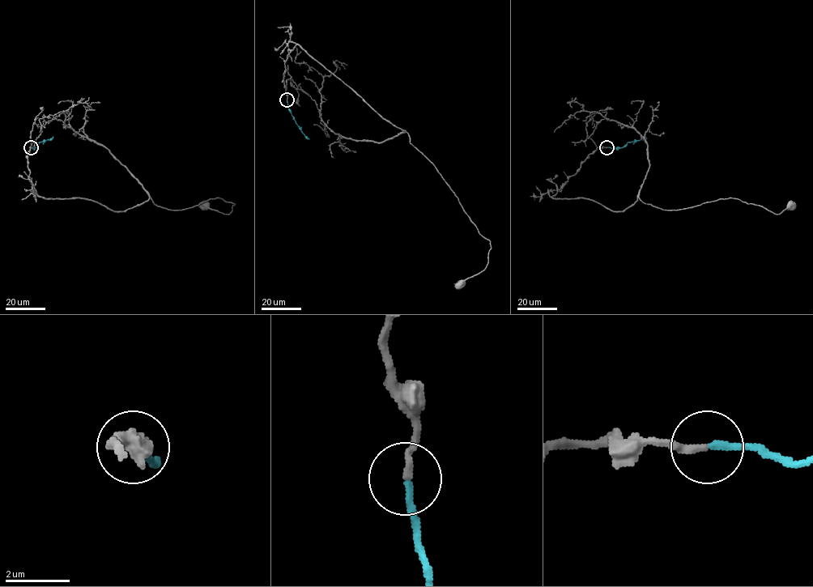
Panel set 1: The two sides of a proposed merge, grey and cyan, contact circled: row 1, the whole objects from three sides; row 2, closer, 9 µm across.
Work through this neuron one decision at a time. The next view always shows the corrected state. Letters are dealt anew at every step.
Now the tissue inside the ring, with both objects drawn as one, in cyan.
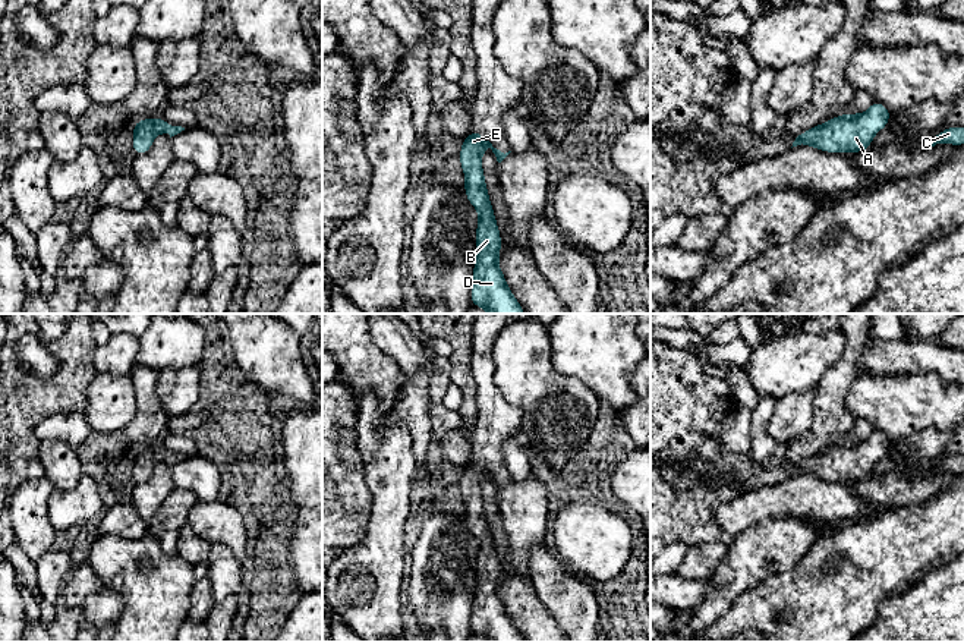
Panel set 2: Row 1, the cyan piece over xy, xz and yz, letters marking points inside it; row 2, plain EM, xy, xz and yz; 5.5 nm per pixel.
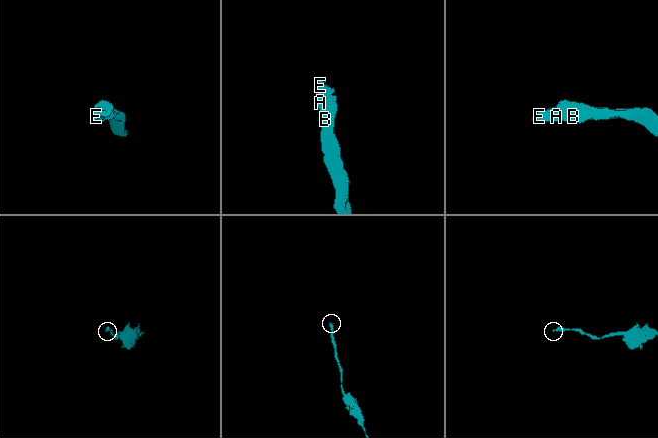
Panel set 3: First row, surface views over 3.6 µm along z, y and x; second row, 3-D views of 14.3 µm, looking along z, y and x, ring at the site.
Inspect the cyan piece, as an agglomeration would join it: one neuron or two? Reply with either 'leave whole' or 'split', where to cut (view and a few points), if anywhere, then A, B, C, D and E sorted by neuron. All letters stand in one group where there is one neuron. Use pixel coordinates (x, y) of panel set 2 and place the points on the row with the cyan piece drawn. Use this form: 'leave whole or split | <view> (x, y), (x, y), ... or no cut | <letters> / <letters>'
leave whole | no cut | A B C D E

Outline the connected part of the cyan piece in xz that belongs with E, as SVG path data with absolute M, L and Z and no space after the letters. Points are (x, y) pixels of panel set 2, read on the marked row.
M473 129L470 135L461 141L460 166L464 170L464 192L470 205L479 213L470 299L473 306L481 306L488 314L524 314L498 265L501 236L485 186L485 174L481 167L482 151L485 148L492 150L498 163L511 152L504 154L494 148L489 141L485 141L482 135Z

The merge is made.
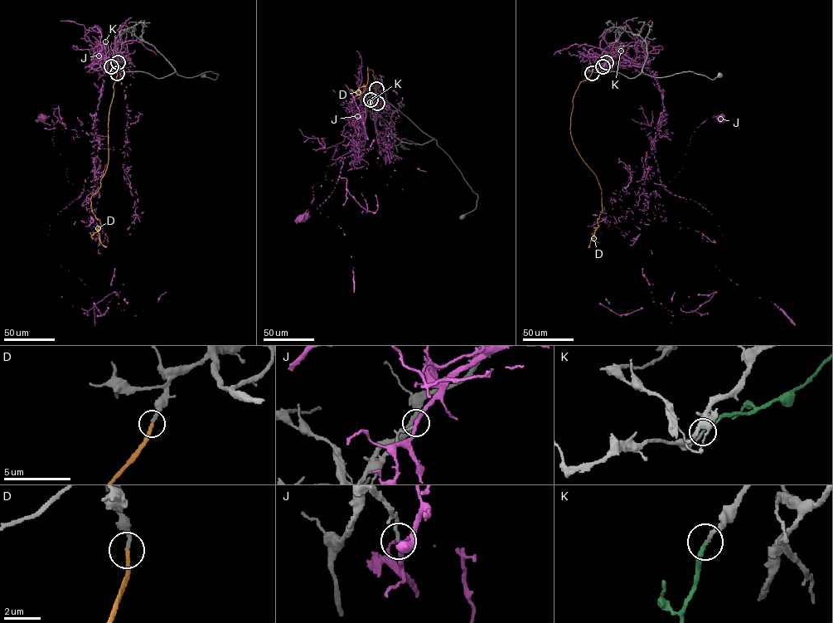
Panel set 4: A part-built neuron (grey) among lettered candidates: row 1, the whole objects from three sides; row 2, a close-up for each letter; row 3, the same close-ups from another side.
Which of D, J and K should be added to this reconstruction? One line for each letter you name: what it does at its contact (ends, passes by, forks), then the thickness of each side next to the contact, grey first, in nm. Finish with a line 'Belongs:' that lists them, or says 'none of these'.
D: It ends there. Thickness 240 nm (grey) against 240 nm
K: It ends there. Thickness 180 nm (grey) against 190 nm
Belongs: D, K

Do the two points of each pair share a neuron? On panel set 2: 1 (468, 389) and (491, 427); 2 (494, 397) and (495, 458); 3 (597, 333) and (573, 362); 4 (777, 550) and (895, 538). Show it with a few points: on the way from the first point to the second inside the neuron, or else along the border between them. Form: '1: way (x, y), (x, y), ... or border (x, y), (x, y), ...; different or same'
1: border (471, 368), (475, 383), (476, 419), (469, 427); different
2: way (494, 412), (494, 443); same
3: way (591, 340), (576, 355); same
4: border (827, 534), (791, 569), (785, 570); different

